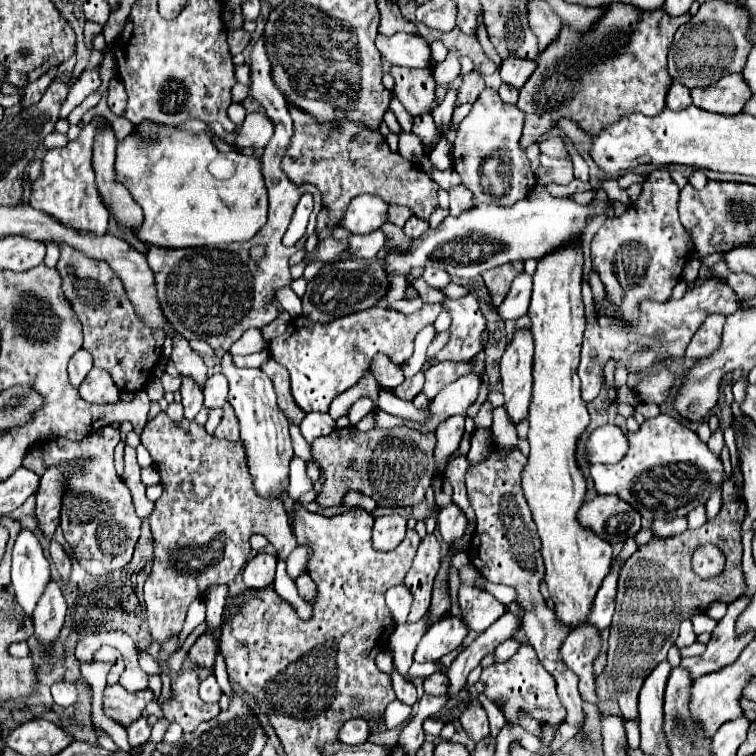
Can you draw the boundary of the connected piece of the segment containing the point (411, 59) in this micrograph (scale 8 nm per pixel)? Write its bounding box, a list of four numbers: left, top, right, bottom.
[375,32,431,68]

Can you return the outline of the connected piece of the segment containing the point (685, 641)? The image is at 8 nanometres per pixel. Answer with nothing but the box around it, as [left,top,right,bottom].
[675,620,697,648]

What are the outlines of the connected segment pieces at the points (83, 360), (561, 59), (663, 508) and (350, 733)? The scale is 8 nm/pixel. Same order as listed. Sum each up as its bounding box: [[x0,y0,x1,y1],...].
[[69,350,93,388],[517,4,691,150],[591,414,725,522],[339,718,369,744]]

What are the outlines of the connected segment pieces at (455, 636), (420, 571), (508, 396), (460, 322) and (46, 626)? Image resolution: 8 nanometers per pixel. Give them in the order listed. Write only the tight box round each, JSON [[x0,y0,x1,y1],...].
[[415,616,469,662],[403,534,441,622],[501,330,533,424],[435,294,485,362],[33,582,65,644]]

